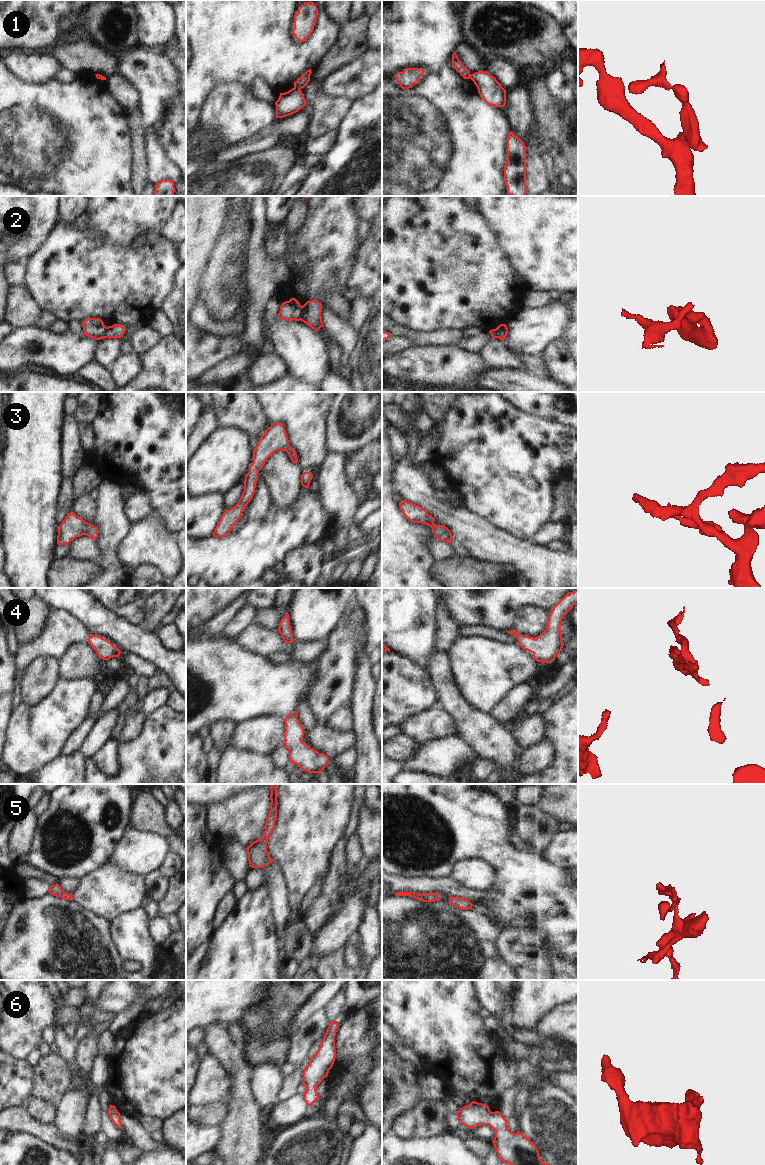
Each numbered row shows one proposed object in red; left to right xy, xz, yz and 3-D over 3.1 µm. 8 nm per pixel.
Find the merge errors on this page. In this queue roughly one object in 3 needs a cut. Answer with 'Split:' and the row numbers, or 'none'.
Split: 1, 2

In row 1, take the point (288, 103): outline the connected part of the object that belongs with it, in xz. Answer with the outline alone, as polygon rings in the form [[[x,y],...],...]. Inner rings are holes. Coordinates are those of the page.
[[[292,88],[288,92],[280,93],[276,105],[276,118],[283,118],[298,112],[306,105],[304,94],[299,88]]]

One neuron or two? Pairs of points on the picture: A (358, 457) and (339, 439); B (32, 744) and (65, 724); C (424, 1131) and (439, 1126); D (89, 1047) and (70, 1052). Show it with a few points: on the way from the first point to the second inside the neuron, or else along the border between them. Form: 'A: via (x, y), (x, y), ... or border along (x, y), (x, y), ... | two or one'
A: border along (371, 441), (349, 453) | two
B: via (40, 736), (52, 724), (57, 724) | one
C: via (428, 1127), (435, 1126) | one
D: border along (78, 1042), (73, 1061) | two

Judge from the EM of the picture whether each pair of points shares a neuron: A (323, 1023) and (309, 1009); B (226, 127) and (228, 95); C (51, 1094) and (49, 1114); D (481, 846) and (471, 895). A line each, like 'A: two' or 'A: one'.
A: two
B: one
C: two
D: two

